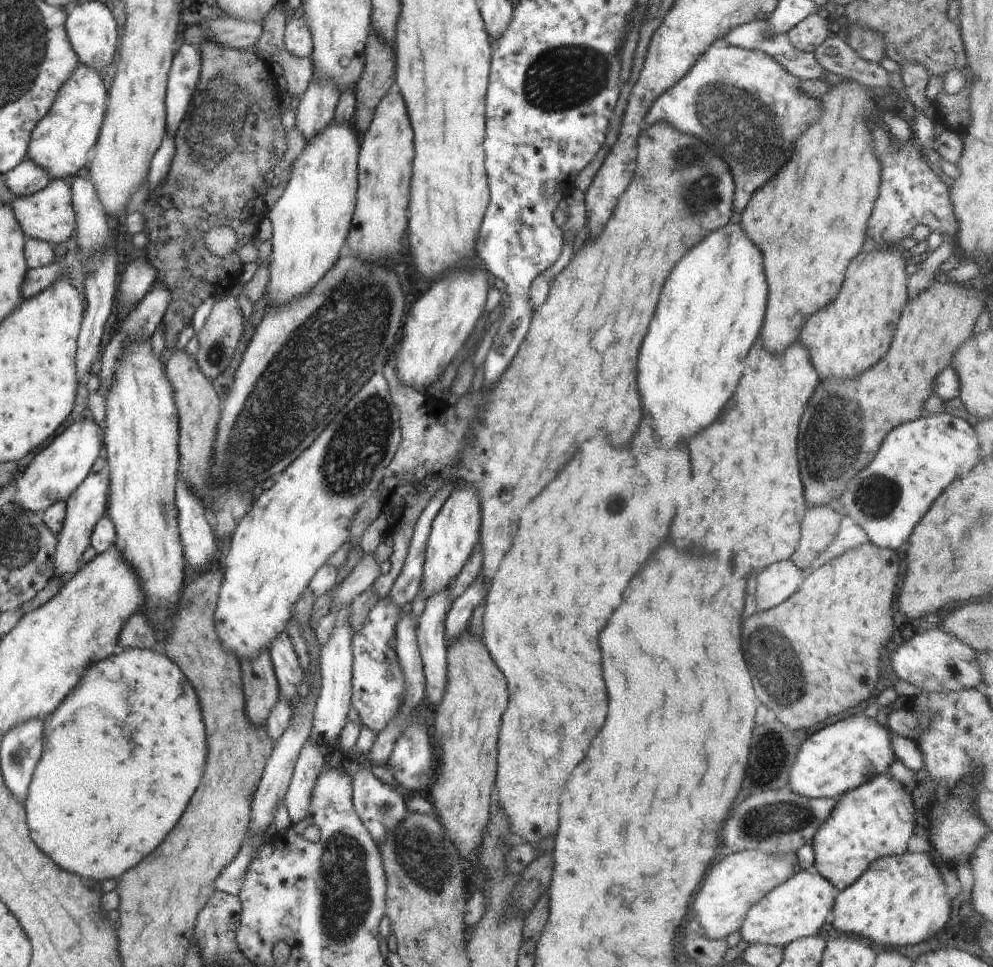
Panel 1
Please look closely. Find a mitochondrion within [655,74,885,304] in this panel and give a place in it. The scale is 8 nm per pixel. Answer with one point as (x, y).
(749, 132)

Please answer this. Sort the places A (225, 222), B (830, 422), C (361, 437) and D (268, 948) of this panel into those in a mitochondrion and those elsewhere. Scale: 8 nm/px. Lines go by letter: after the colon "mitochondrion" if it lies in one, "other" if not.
A: other
B: mitochondrion
C: mitochondrion
D: other

